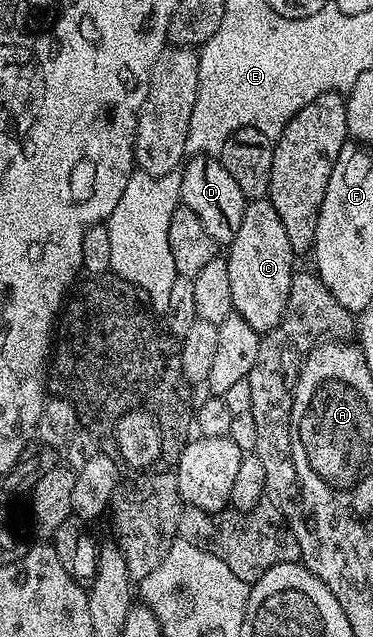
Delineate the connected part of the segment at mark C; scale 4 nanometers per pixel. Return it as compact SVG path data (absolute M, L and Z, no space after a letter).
M268 198L250 200L246 203L243 223L239 226L239 234L227 245L227 259L231 270L231 302L236 315L247 322L256 332L269 332L285 316L287 298L291 294L291 282L295 271L295 257L291 250L291 242L287 242L287 230L283 230L283 222L275 206L271 206Z

